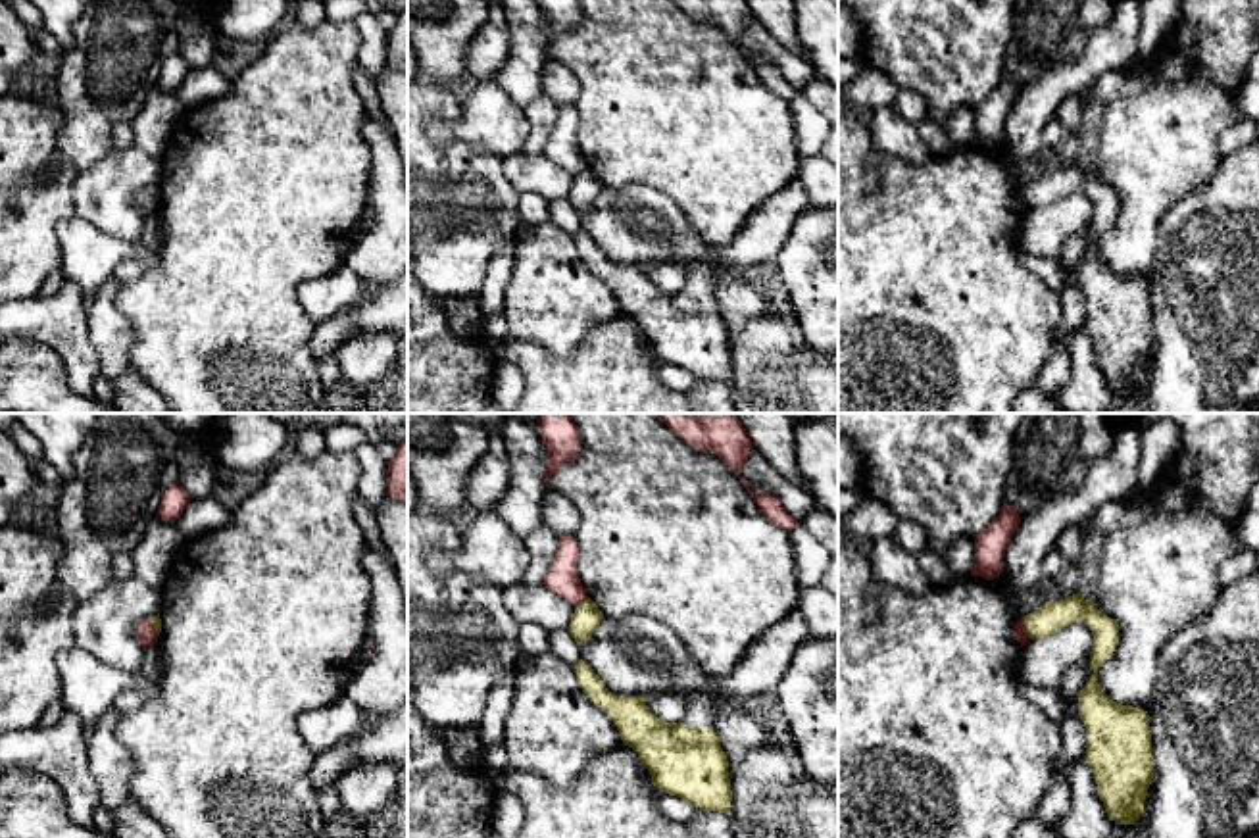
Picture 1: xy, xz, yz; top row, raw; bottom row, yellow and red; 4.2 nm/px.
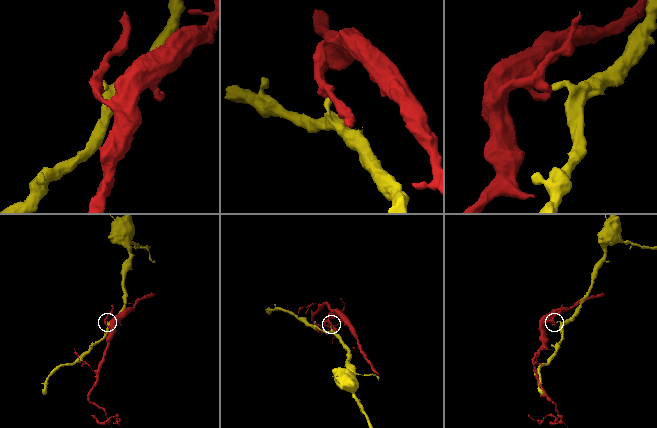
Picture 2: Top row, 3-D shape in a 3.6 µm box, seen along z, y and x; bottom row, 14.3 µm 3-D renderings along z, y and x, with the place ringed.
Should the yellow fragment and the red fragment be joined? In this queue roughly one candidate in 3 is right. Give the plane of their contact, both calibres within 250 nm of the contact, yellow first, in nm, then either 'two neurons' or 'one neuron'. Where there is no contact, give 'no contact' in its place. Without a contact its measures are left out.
meets yellow in yz; 120 nm thick on the yellow side, 60 nm on the other; two neurons

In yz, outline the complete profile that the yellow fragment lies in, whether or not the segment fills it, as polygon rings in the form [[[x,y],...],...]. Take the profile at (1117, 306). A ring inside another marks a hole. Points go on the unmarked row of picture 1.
[[[1073,163],[1046,171],[1024,185],[1030,210],[1084,192],[1094,206],[1094,244],[1078,263],[1078,284],[1086,296],[1086,333],[1096,348],[1109,390],[1134,394],[1153,348],[1149,284],[1142,277],[1113,271],[1098,254],[1099,236],[1119,215],[1119,192],[1101,183],[1094,169]]]

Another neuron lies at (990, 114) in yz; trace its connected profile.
[[[1003,75],[1000,85],[975,108],[973,146],[994,150],[1003,142],[1003,123],[1019,94],[1017,79]]]

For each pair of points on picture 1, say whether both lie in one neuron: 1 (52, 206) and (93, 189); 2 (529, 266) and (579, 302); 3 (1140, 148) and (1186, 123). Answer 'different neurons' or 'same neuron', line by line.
1: different neurons
2: same neuron
3: same neuron

